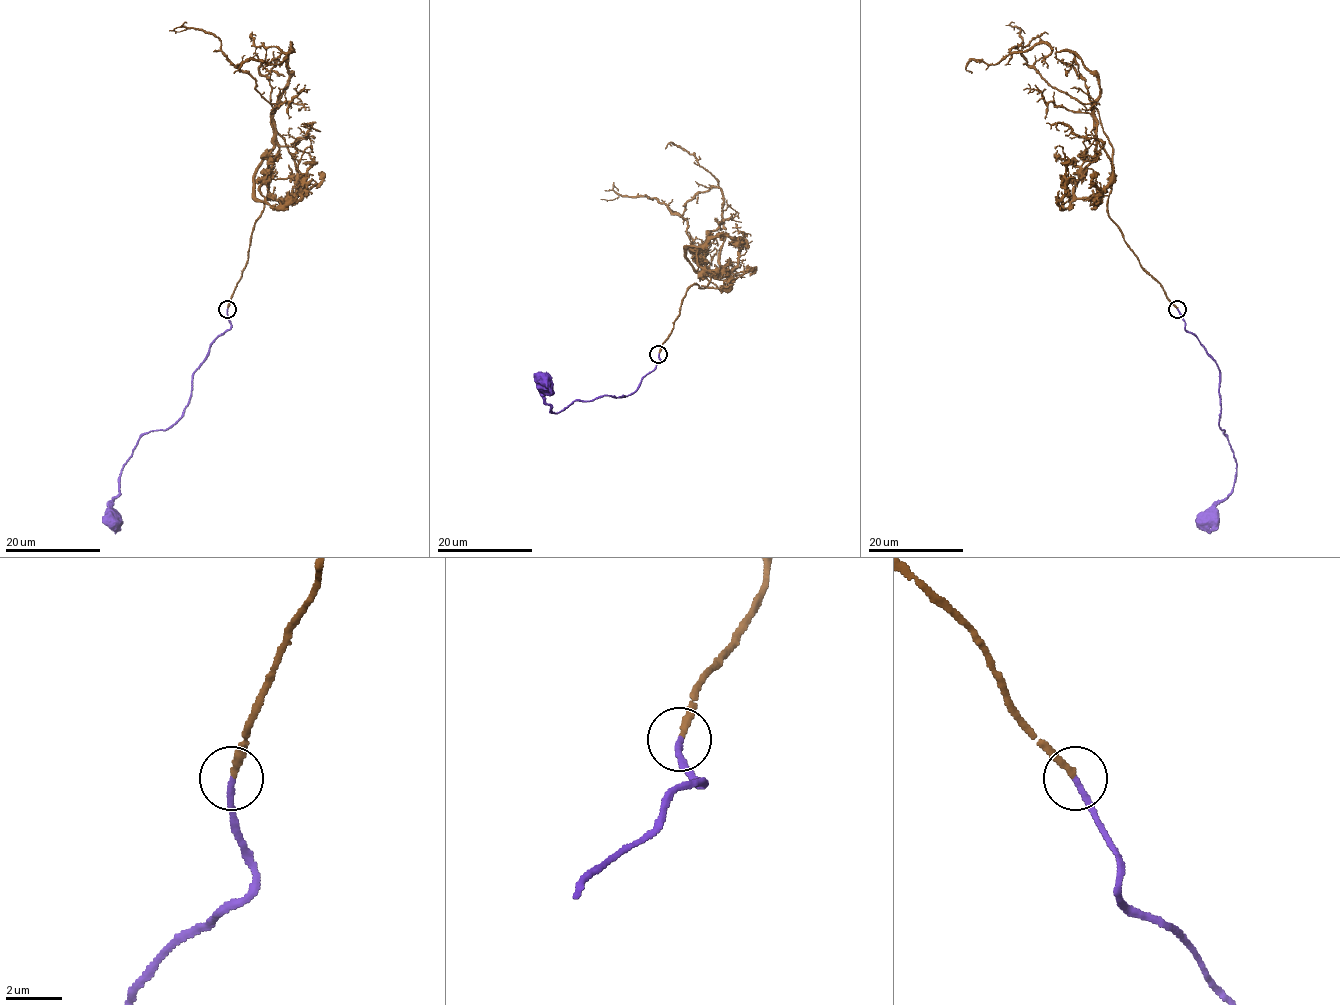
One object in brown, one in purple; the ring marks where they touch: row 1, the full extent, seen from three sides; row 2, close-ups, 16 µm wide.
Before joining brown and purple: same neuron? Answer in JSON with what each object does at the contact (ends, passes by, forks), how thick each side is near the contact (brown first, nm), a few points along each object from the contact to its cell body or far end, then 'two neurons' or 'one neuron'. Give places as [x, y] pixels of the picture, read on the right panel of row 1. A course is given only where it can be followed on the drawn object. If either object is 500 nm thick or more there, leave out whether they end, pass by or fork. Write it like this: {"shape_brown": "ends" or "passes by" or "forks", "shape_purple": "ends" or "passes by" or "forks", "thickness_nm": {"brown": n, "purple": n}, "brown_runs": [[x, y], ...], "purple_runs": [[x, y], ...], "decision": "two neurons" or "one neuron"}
{"shape_brown": "ends", "shape_purple": "ends", "thickness_nm": {"brown": 220, "purple": 220}, "brown_runs": [[1178, 308], [1108, 214], [1096, 76], [1073, 54], [1042, 43], [995, 64], [972, 59], [972, 73]], "purple_runs": [[1178, 308], [1185, 327], [1218, 368], [1219, 427], [1236, 463], [1233, 491], [1206, 519]], "decision": "one neuron"}

